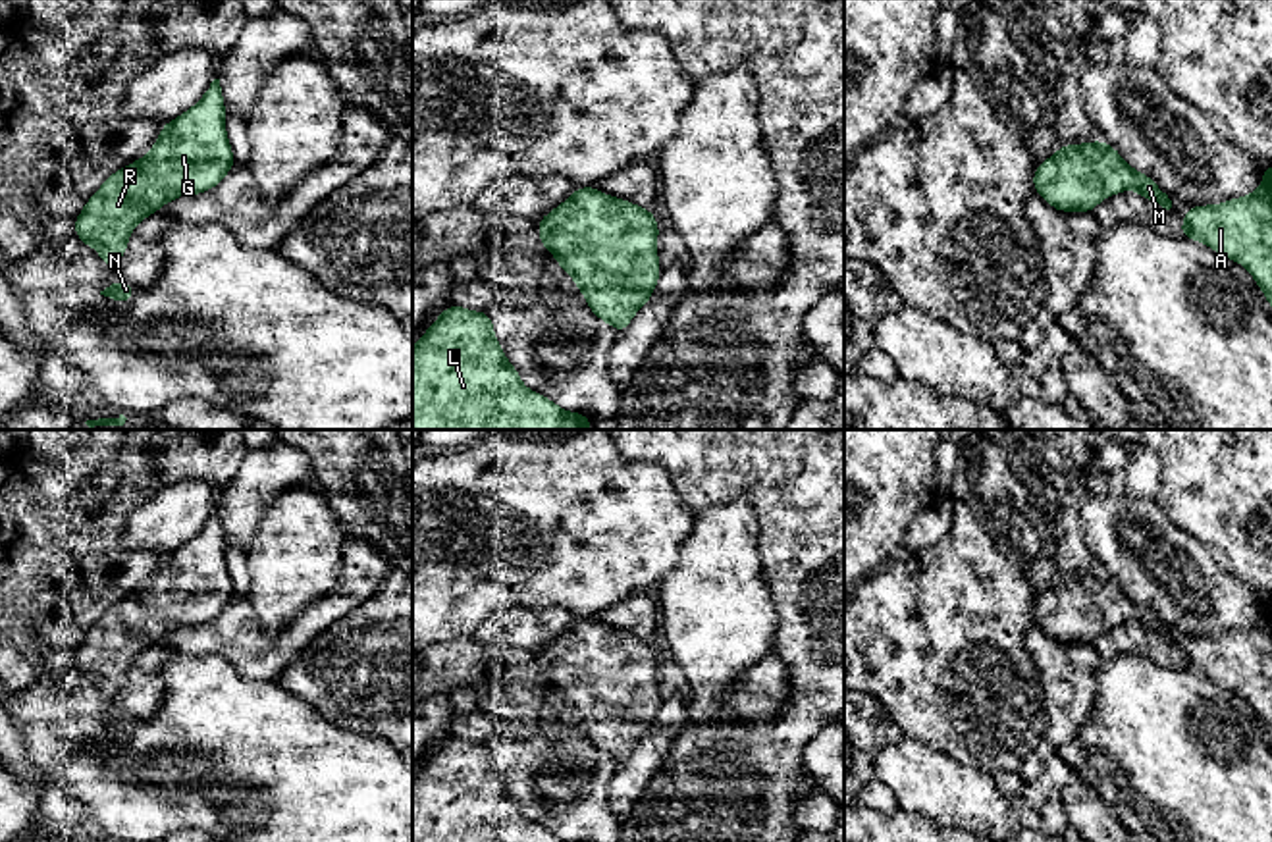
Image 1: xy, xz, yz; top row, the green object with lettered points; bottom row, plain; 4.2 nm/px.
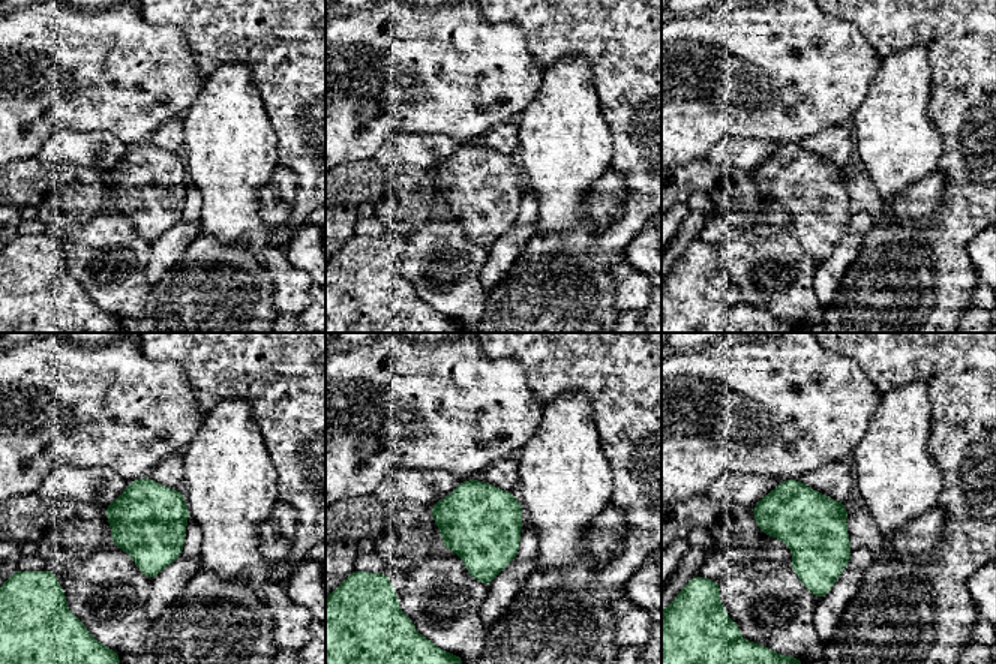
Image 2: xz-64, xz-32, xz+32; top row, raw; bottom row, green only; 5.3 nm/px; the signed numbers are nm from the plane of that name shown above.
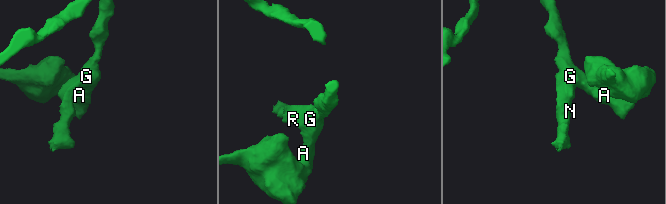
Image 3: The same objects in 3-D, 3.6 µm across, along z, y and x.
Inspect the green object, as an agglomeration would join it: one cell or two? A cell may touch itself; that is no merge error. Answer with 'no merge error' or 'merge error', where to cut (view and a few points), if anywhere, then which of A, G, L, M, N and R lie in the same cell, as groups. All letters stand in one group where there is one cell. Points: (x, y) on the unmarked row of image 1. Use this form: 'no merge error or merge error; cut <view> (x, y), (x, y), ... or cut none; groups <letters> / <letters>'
no merge error; cut none; groups A G L M N R

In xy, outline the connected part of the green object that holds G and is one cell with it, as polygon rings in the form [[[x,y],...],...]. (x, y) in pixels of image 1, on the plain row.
[[[214,511],[204,528],[179,549],[162,557],[150,584],[114,603],[85,634],[73,661],[81,674],[93,678],[104,697],[114,699],[123,692],[135,657],[177,630],[214,620],[235,597],[225,565],[225,536],[220,511]]]

